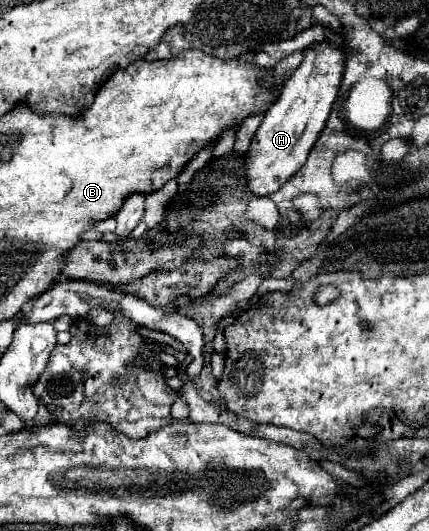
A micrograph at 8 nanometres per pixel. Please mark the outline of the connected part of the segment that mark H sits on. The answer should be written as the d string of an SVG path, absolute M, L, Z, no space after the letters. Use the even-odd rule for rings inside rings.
M311 44L305 50L305 58L301 66L293 72L291 78L285 80L281 88L281 96L267 110L261 126L257 128L249 152L247 152L247 186L253 196L269 196L277 192L307 160L313 144L321 136L325 122L329 118L331 106L337 98L341 80L345 72L343 50L329 44Z

